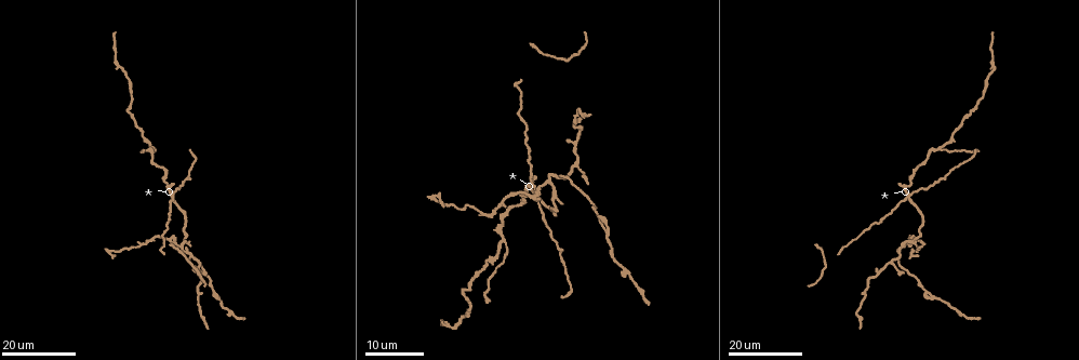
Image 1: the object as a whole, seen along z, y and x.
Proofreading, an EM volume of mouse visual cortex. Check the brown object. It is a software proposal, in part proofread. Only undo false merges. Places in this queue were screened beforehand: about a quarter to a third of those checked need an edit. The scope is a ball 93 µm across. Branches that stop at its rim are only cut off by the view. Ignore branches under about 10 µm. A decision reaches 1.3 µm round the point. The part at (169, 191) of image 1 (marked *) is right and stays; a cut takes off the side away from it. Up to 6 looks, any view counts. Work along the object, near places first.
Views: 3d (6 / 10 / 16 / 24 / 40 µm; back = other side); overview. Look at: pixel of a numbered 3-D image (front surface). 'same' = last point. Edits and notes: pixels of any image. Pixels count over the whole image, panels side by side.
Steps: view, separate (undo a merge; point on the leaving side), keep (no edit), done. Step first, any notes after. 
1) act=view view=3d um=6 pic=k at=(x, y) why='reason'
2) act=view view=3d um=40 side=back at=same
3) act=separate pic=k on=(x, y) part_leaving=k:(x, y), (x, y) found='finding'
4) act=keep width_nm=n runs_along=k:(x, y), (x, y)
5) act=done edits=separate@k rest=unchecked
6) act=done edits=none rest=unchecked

act=view view=3d um=24 pic=1 at=(138, 242) why='two arms in line, one across'

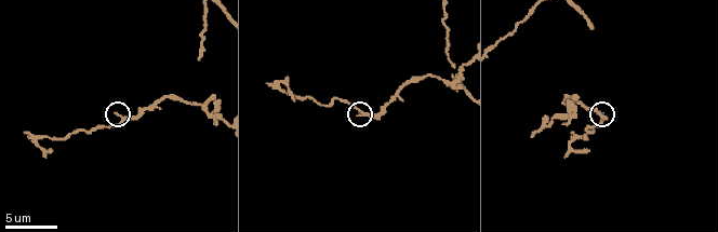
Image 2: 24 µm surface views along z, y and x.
act=view view=3d um=10 pic=2 at=(121, 119)

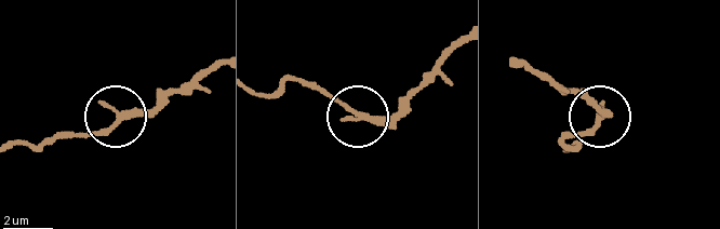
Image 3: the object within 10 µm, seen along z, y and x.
act=keep width_nm=180 runs_along=3:(217, 65), (143, 112), (77, 133) found='continuous, no second neuron'

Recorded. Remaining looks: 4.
act=view view=3d um=24 pic=1 at=(899, 257) why='three-way junction'

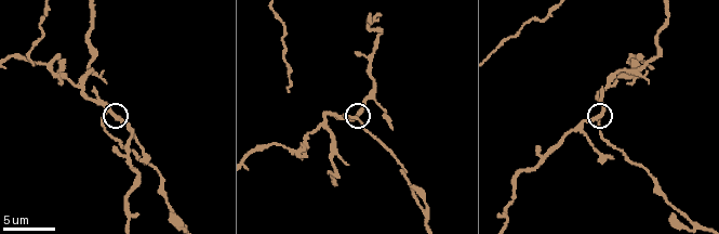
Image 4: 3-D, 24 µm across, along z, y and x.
act=view view=3d um=10 pic=4 at=(107, 114)

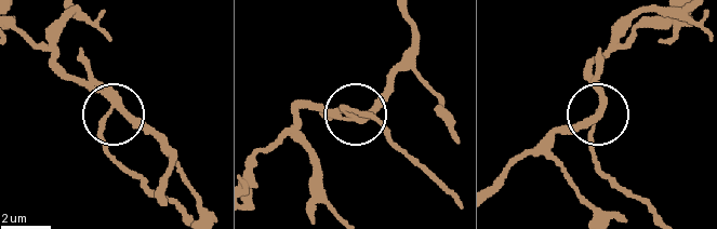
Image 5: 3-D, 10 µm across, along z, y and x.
act=keep found='continuous, no second neuron'

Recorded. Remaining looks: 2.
act=view view=3d um=16 pic=4 at=(611, 86) why='small branch off a trunk'

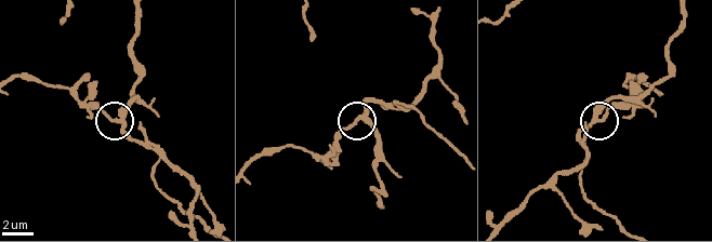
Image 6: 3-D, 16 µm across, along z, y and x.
act=keep width_nm=260 runs_along=6:(136, 19), (131, 101), (114, 119), (91, 102) found='continuous, no second neuron'

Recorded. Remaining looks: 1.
act=done edits=none rest=unchecked

